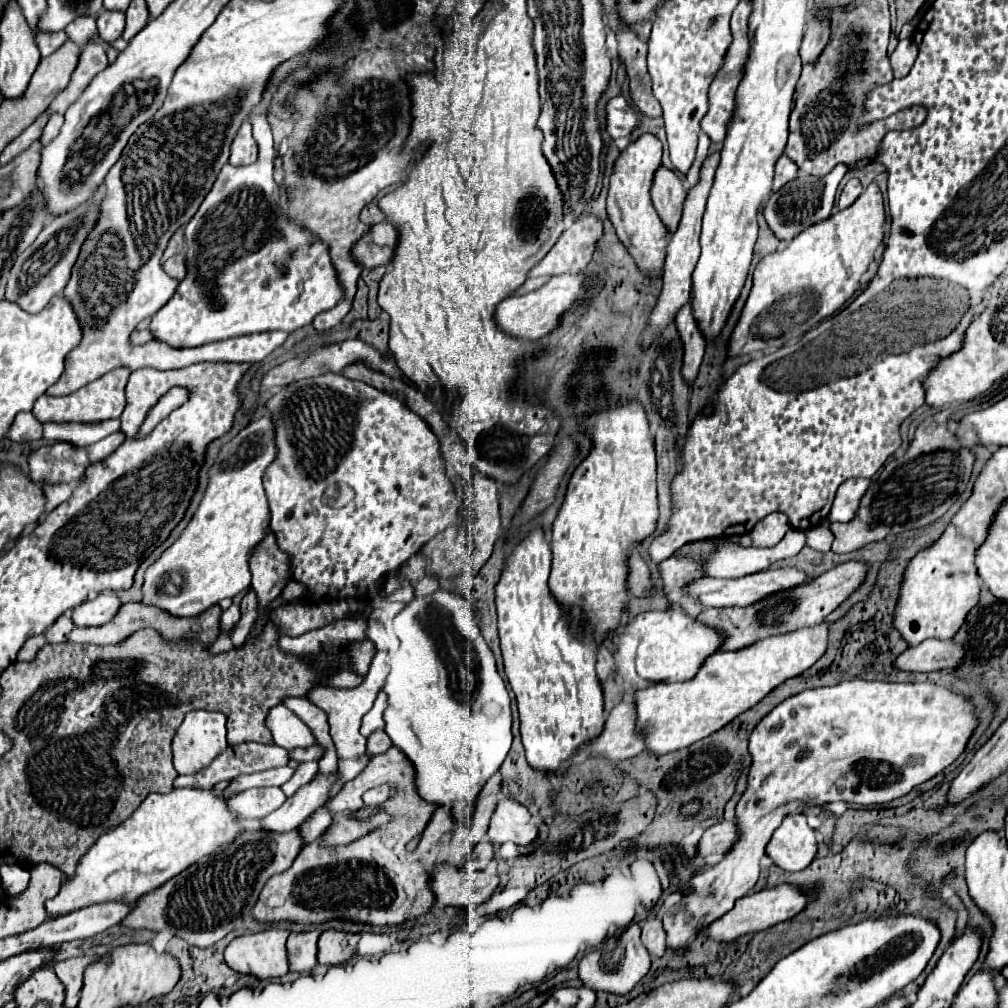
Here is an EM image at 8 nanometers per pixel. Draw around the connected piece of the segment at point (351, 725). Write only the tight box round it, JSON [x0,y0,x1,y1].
[309,652,387,760]

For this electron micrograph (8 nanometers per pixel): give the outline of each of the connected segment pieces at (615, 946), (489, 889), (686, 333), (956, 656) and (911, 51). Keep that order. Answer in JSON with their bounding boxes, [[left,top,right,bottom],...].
[[579,924,651,996],[431,866,499,910],[677,304,705,386],[895,638,963,672],[891,38,917,78]]

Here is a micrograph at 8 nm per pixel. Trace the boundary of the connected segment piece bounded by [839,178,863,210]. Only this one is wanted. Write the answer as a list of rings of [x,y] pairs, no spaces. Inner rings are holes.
[[[857,178],[849,180],[849,182],[845,184],[845,188],[843,188],[843,194],[841,194],[841,198],[839,198],[839,208],[843,210],[843,208],[851,206],[851,204],[857,200],[857,196],[859,196],[861,192],[863,192],[863,188],[861,188],[859,180],[857,180]]]

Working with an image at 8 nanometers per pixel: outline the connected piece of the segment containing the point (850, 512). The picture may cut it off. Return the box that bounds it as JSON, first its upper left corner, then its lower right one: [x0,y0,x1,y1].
[829,478,871,522]

